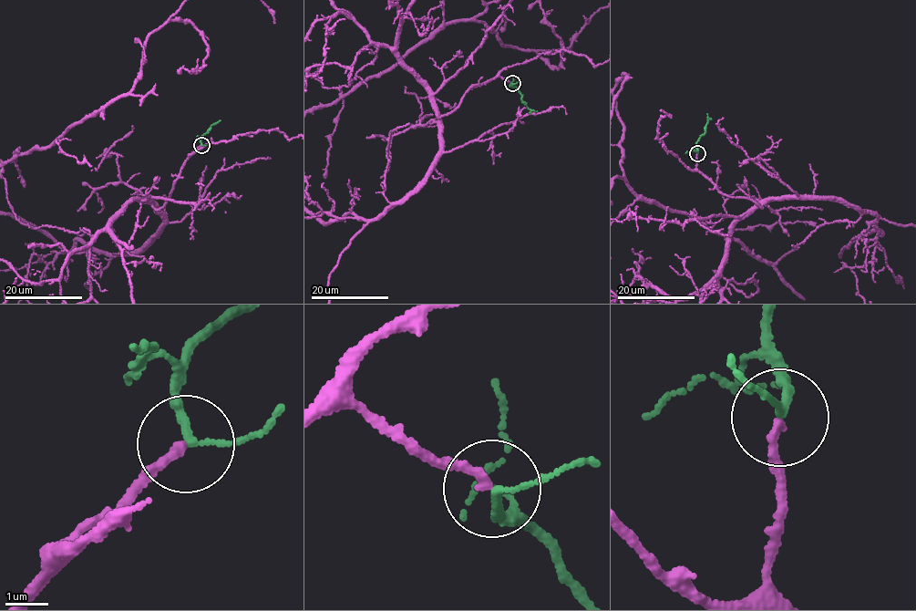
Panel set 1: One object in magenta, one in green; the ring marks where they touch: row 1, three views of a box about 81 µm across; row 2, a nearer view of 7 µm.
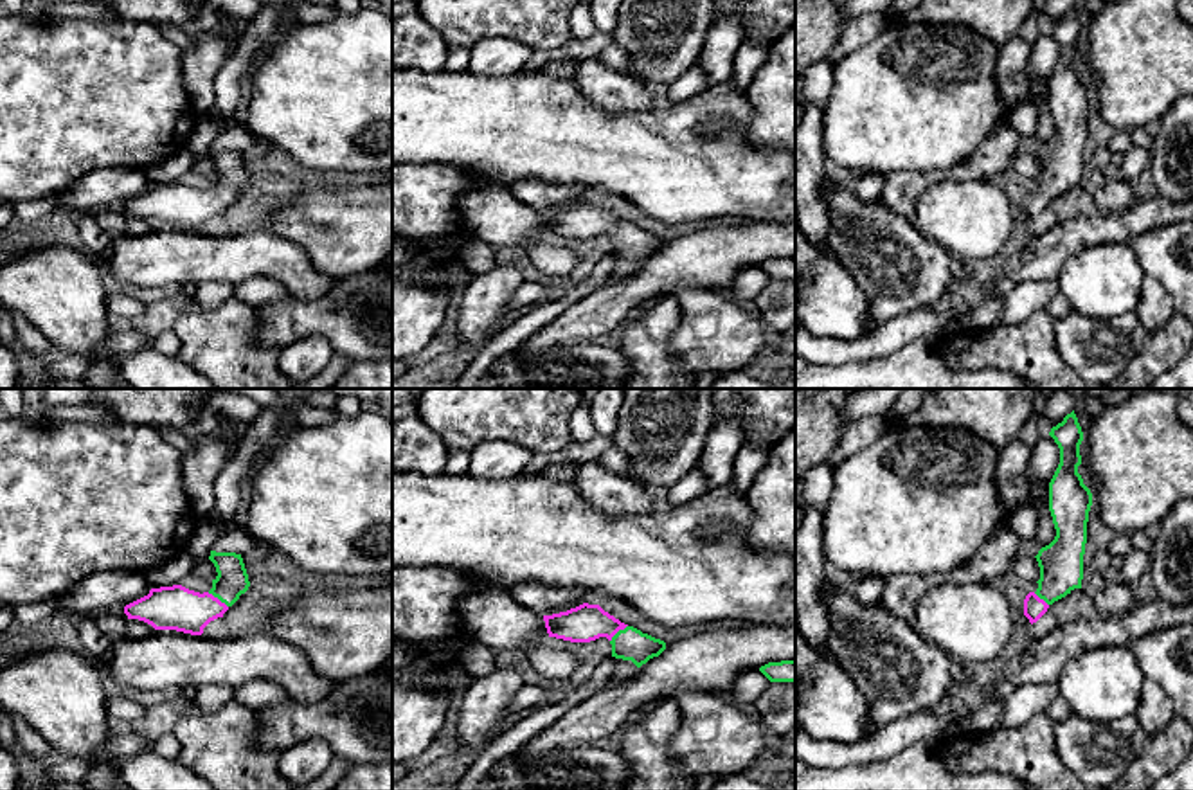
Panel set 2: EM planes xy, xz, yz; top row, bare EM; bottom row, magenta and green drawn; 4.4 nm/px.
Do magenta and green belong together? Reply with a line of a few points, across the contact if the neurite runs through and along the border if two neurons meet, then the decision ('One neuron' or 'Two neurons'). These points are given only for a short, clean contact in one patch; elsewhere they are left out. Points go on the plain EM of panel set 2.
Line: xy (175, 204), (207, 204), (216, 195), (233, 177). One neuron

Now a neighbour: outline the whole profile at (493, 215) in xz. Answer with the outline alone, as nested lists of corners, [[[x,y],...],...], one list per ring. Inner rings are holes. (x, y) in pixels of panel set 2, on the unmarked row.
[[[488,185],[461,198],[464,229],[470,238],[500,254],[524,254],[531,245],[549,241],[543,212],[515,198],[504,185]]]

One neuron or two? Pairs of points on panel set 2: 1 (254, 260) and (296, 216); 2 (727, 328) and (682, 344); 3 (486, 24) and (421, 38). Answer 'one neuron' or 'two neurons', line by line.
1: two neurons
2: one neuron
3: two neurons

